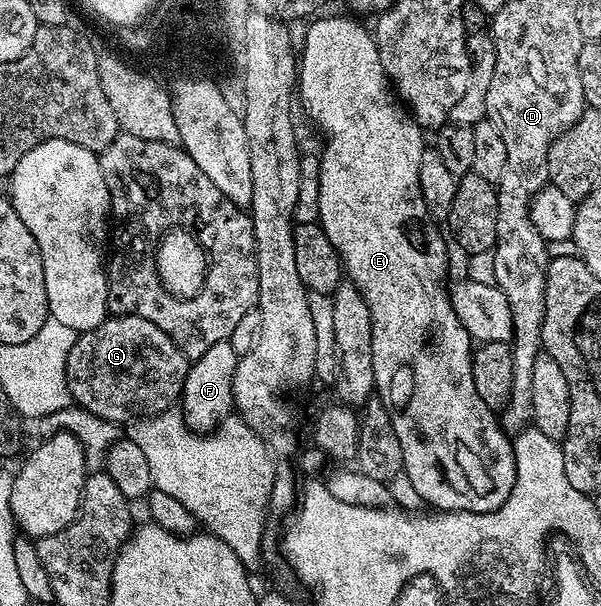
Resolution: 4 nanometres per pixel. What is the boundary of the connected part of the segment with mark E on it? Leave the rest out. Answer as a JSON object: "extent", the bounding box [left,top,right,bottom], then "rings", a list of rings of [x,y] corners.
{"extent":[297,17,516,513],"rings":[[[322,17],[319,21],[311,20],[306,29],[306,42],[300,49],[300,64],[298,67],[297,92],[302,92],[302,101],[310,112],[310,117],[318,121],[322,133],[326,136],[326,150],[322,153],[322,170],[316,181],[318,213],[317,220],[322,230],[328,235],[332,247],[338,252],[344,266],[347,278],[360,291],[364,303],[370,312],[370,334],[372,335],[372,375],[377,400],[382,401],[386,408],[388,419],[392,423],[392,431],[396,431],[396,439],[400,439],[400,451],[404,451],[404,477],[410,480],[414,493],[422,501],[427,501],[430,507],[447,513],[491,513],[496,511],[512,495],[512,487],[516,483],[516,459],[514,458],[514,443],[511,434],[502,427],[499,414],[480,399],[476,392],[476,383],[472,383],[472,338],[460,323],[456,311],[450,302],[446,277],[446,241],[438,234],[439,226],[428,216],[426,204],[420,191],[420,159],[424,142],[422,126],[414,122],[407,106],[396,96],[390,78],[386,76],[380,63],[380,51],[374,42],[374,34],[365,29],[358,21],[350,17]]]}

